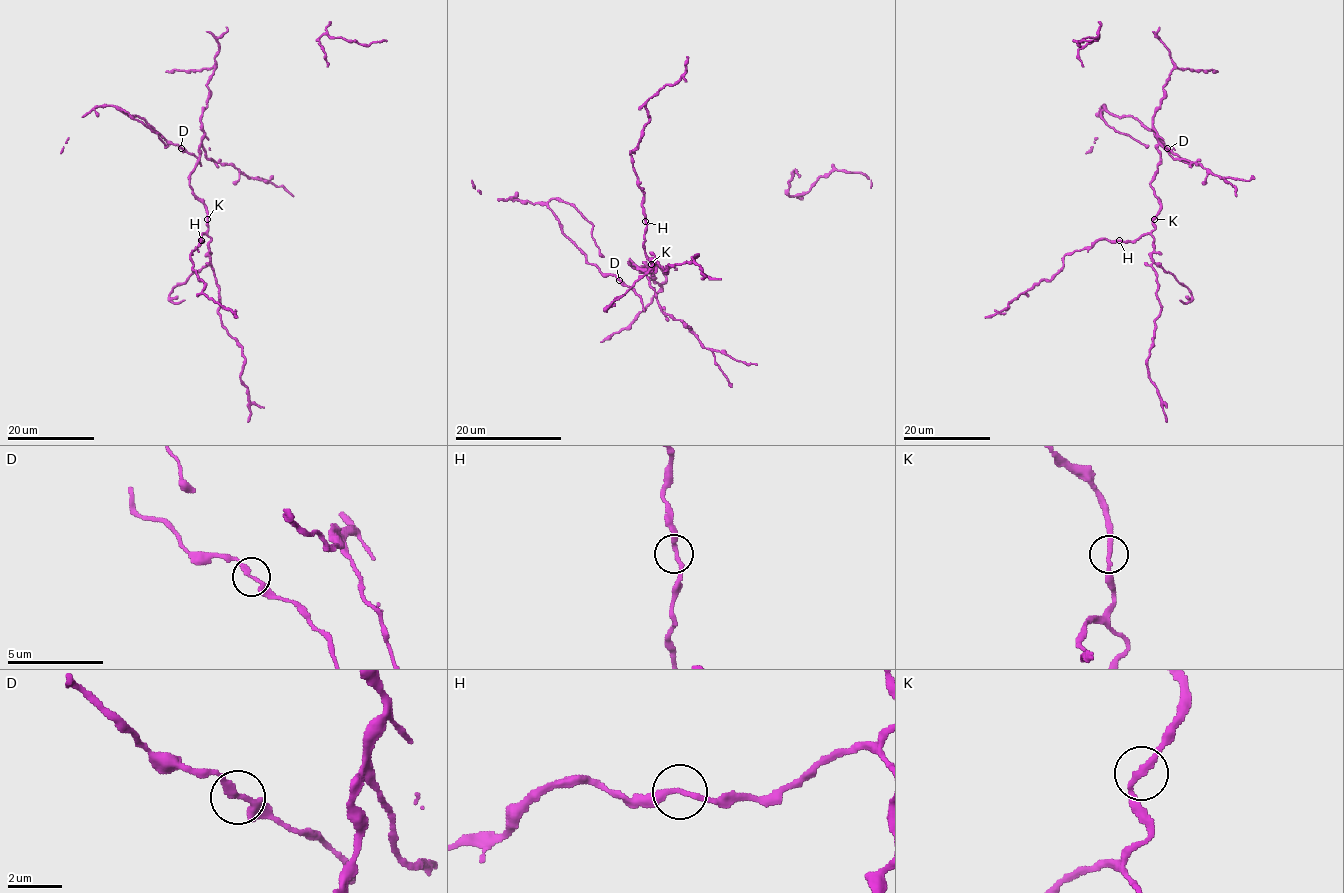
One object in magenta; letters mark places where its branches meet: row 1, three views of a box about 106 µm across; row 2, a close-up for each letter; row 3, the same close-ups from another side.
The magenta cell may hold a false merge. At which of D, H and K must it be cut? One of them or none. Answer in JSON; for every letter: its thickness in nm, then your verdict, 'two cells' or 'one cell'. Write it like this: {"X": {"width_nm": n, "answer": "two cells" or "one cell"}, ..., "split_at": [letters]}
{"D": {"width_nm": 240, "answer": "one cell"}, "H": {"width_nm": 220, "answer": "one cell"}, "K": {"width_nm": 220, "answer": "one cell"}, "split_at": []}

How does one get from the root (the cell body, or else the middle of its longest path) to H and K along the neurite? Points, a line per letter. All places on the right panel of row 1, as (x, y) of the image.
H: (1158, 144), (1160, 163), (1150, 183), (1160, 204), (1153, 221), (1155, 228), (1132, 241), (1119, 240)
K: (1158, 144), (1160, 163), (1150, 187), (1160, 208), (1154, 219)

